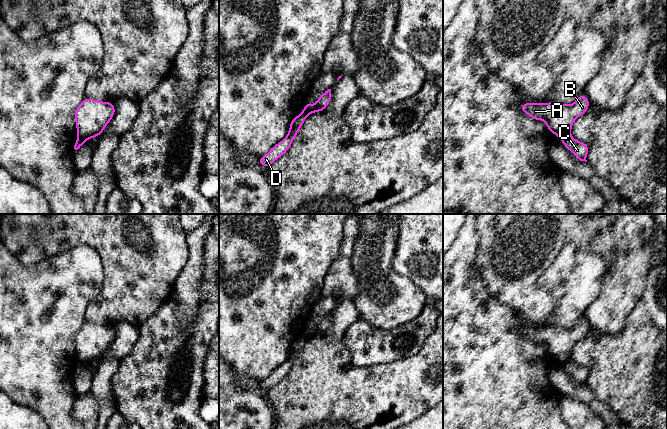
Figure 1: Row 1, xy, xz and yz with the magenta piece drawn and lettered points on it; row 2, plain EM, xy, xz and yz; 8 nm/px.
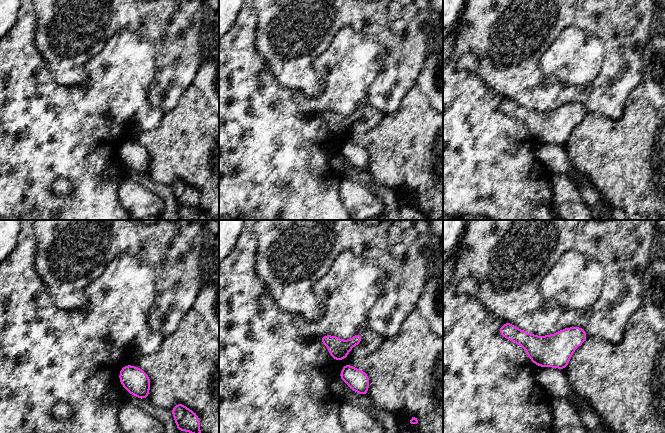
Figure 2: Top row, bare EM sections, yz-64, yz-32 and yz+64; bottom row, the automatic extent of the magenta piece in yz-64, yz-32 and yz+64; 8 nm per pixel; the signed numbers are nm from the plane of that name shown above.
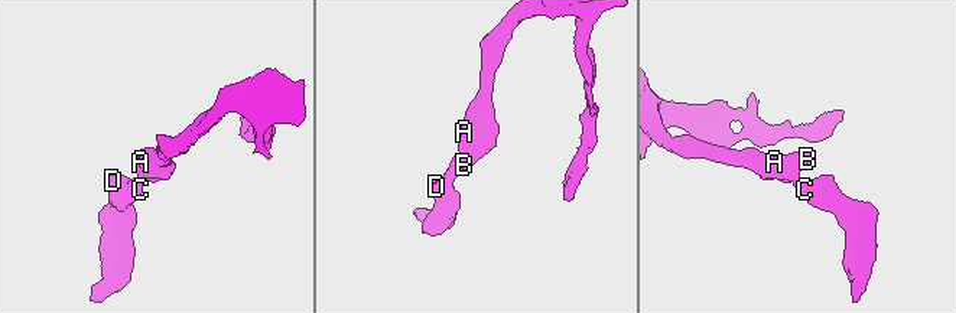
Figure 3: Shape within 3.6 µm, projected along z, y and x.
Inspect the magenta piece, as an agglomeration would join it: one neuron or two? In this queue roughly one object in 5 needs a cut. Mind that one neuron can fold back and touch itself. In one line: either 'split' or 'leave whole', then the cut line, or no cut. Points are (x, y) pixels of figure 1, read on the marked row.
split; cut yz (569, 134), (562, 141)

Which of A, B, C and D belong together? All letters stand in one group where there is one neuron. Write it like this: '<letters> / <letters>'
A B / C D

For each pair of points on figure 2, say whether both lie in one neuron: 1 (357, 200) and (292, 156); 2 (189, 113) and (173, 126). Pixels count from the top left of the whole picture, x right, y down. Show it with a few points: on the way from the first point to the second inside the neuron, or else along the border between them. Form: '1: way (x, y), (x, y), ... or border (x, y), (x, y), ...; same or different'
1: border (343, 177), (339, 187), (339, 198), (347, 209); different
2: way (185, 117), (177, 125); same

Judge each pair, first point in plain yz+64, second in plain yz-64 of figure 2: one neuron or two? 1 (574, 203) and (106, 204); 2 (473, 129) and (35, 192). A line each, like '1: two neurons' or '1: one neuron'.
1: two neurons
2: one neuron

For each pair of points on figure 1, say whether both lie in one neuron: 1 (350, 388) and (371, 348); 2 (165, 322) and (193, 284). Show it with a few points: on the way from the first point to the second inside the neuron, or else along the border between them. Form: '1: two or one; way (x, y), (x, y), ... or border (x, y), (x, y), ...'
1: two; border (346, 348), (356, 366), (384, 364)
2: two; border (173, 288), (176, 317), (178, 325), (183, 329)

